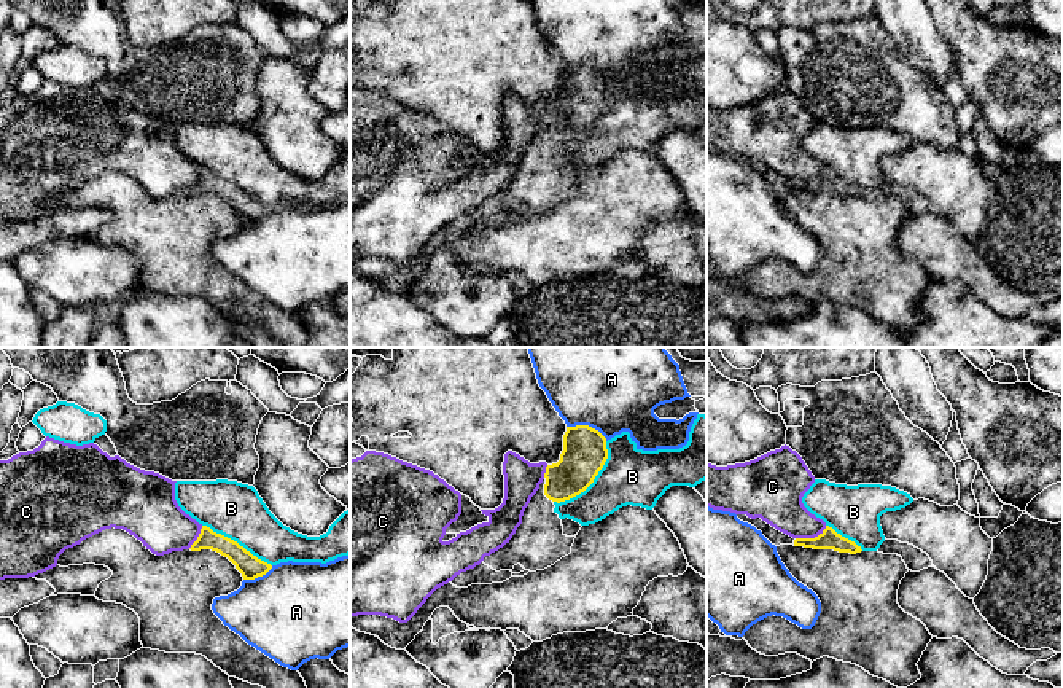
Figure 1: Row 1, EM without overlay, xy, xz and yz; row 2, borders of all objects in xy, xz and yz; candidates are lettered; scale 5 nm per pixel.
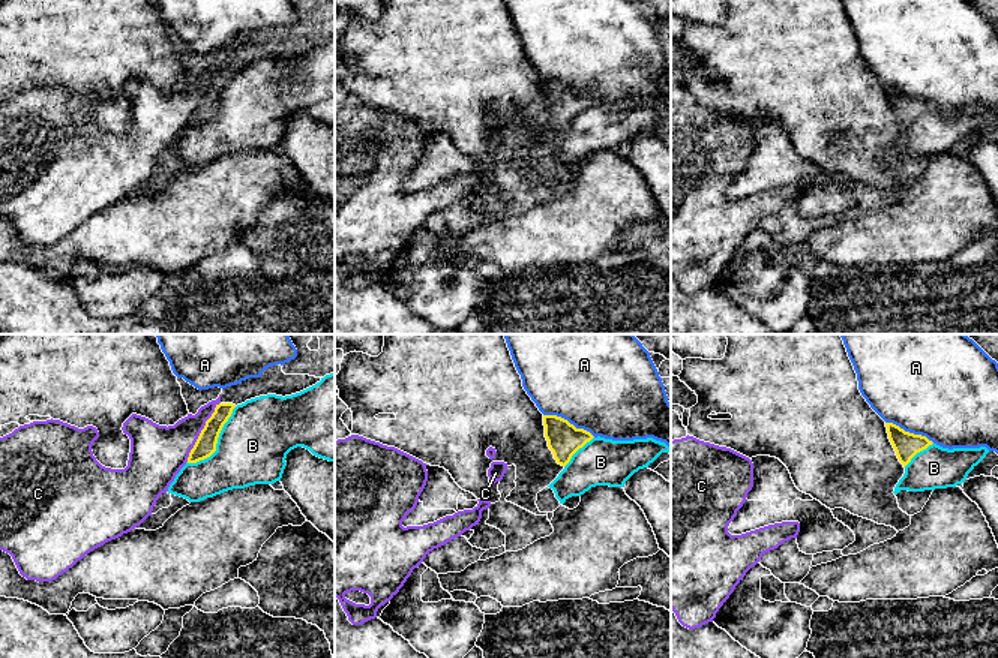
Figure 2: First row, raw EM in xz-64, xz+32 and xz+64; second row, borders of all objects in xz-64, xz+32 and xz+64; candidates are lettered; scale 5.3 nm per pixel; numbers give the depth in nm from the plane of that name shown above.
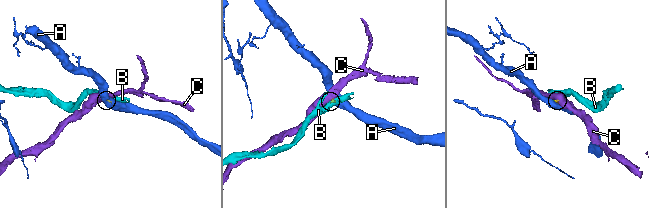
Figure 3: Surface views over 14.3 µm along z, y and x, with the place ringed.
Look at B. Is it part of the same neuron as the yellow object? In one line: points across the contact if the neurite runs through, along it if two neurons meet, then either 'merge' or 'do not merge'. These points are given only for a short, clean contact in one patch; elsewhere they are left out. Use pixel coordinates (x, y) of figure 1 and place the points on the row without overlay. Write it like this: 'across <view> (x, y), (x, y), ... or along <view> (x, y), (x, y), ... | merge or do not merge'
do not merge

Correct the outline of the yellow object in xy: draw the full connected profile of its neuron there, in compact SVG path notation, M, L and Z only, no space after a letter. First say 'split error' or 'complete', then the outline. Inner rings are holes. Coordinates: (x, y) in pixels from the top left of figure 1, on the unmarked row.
complete; M202 169L197 183L191 188L191 194L212 193L228 201L236 212L242 217L243 223L255 223L266 218L272 209L258 202L237 185L213 175L210 170Z

